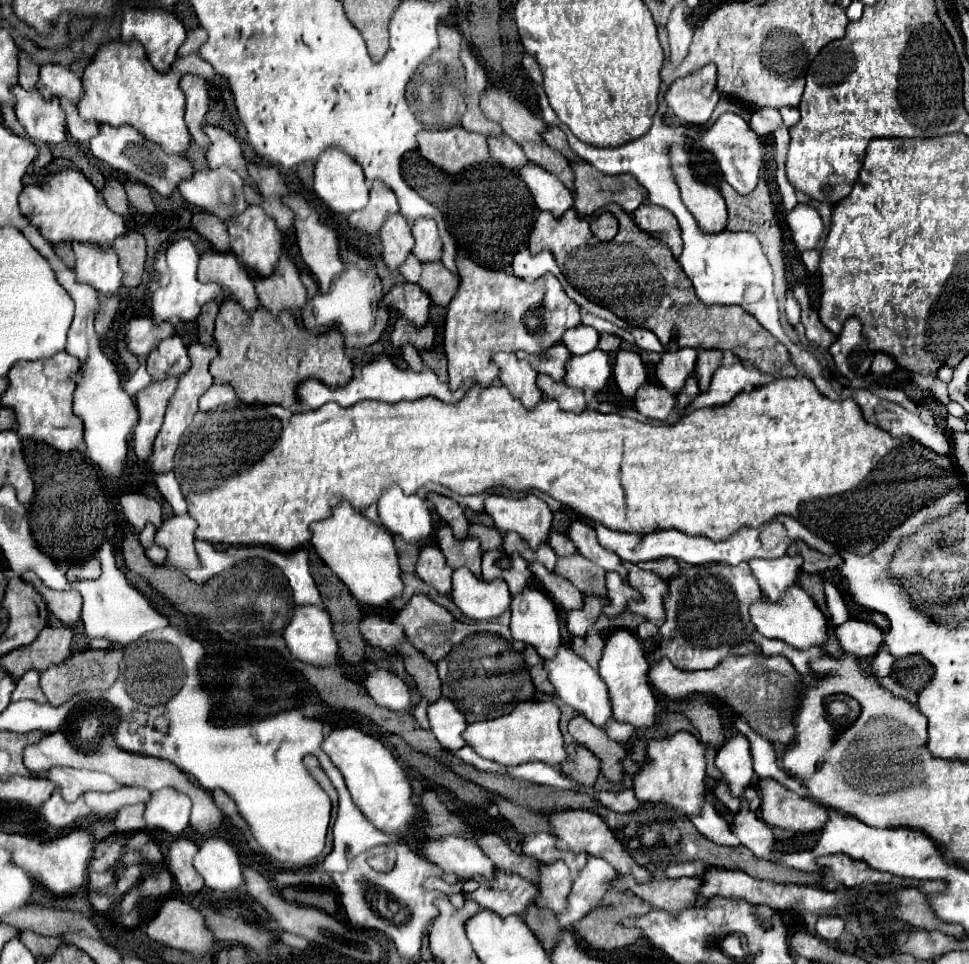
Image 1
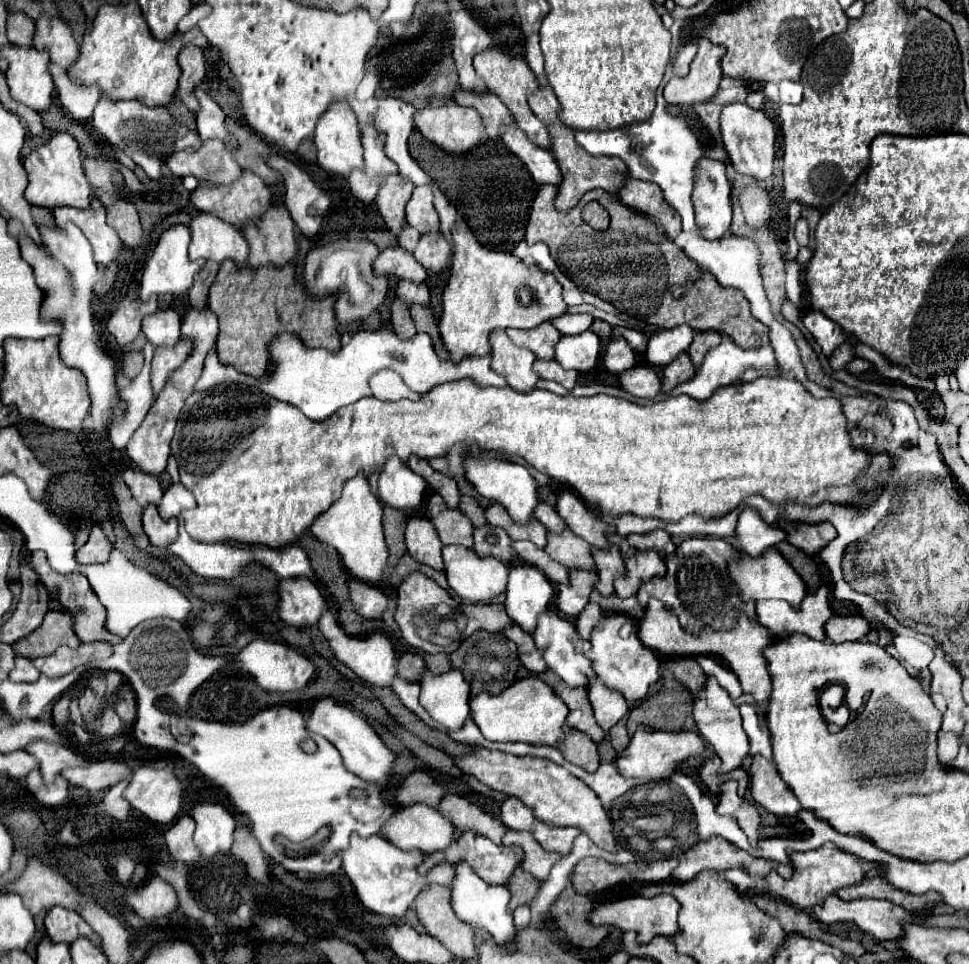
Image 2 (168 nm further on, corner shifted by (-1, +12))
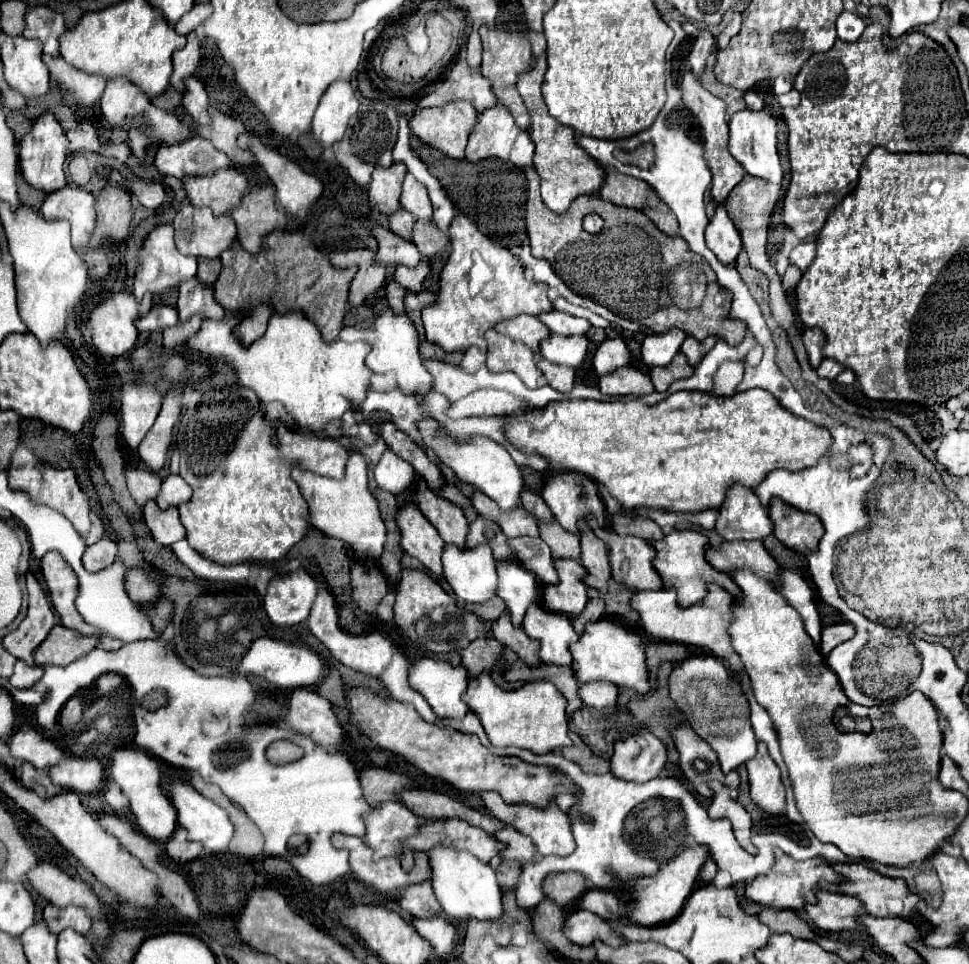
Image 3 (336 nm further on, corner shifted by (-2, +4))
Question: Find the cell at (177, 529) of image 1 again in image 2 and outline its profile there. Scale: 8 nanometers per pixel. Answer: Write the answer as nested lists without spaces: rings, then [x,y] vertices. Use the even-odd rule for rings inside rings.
[[[177,482],[177,484],[171,484],[165,490],[157,508],[159,508],[161,518],[165,518],[165,520],[167,518],[177,518],[181,514],[181,510],[195,508],[195,498],[181,482]]]

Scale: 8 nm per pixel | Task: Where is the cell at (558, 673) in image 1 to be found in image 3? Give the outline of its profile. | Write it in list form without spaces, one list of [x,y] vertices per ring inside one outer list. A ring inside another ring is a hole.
[[[534,604],[534,608],[526,612],[526,624],[522,624],[522,628],[540,644],[542,662],[568,668],[572,666],[570,642],[576,642],[578,634],[566,616],[554,616],[554,612]]]

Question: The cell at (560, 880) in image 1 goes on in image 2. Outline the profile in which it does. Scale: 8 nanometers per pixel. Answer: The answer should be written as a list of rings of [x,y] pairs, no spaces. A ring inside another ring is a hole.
[[[507,830],[503,836],[505,846],[519,846],[523,850],[523,860],[521,866],[533,874],[537,880],[545,880],[553,864],[559,860],[559,852],[547,852],[539,846],[539,842],[529,834],[529,832],[513,832]]]

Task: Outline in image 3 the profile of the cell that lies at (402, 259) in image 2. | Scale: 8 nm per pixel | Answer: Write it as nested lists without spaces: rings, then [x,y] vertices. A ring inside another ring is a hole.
[[[374,226],[372,234],[378,240],[378,254],[374,258],[378,266],[406,266],[406,268],[418,266],[420,254],[412,242],[402,240],[392,230],[382,226]]]

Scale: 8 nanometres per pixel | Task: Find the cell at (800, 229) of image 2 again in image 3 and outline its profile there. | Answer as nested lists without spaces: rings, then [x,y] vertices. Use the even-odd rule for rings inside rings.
[[[802,242],[798,244],[792,252],[790,252],[790,262],[796,264],[798,268],[802,268],[802,272],[806,272],[806,268],[810,266],[810,262],[816,256],[816,246],[814,242]]]

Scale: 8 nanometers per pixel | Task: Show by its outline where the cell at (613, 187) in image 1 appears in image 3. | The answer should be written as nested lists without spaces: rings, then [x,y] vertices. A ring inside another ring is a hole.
[[[542,54],[530,68],[530,72],[522,74],[518,80],[518,92],[524,98],[524,104],[530,112],[530,136],[532,142],[536,144],[536,156],[534,156],[534,168],[540,176],[540,186],[542,186],[542,200],[544,204],[556,212],[564,214],[568,212],[570,204],[582,196],[582,194],[596,194],[604,182],[606,182],[606,170],[604,166],[594,160],[590,154],[586,154],[582,148],[576,144],[574,130],[560,124],[548,114],[544,96],[542,96],[542,84],[544,84],[544,74],[546,74],[546,56]]]

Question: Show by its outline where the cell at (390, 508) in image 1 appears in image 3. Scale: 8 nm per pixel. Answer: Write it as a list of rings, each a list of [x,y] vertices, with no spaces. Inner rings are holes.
[[[386,450],[380,458],[380,462],[376,464],[374,476],[376,476],[378,488],[398,496],[414,484],[416,474],[414,474],[414,468],[410,468],[410,464],[406,464],[406,460],[402,460],[398,454]]]

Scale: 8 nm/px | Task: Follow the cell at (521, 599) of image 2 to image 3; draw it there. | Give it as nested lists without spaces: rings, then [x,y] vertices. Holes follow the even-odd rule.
[[[512,560],[498,562],[498,578],[498,596],[506,602],[514,628],[522,628],[526,610],[540,596],[540,584],[530,572]]]

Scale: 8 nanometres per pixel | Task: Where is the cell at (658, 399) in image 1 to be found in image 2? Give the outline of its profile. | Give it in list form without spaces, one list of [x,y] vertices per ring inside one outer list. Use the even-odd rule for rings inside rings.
[[[635,366],[619,376],[619,386],[633,396],[655,398],[661,390],[661,378],[653,368]]]

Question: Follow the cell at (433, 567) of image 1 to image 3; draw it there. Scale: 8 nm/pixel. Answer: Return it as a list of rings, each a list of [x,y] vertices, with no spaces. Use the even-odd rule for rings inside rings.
[[[406,504],[398,510],[398,528],[402,534],[402,548],[406,554],[418,558],[426,570],[436,576],[442,576],[442,552],[444,542],[438,536],[436,528],[422,516],[414,504]]]

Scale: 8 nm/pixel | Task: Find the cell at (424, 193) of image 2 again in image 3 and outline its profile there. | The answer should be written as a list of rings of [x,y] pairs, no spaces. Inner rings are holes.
[[[410,174],[402,186],[402,208],[408,210],[416,220],[432,220],[432,202],[428,198],[428,190]]]

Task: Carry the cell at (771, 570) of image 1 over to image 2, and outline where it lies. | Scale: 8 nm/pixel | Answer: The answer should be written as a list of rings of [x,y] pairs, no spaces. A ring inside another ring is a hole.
[[[743,508],[743,512],[739,514],[739,520],[737,520],[737,526],[735,526],[735,538],[739,540],[739,548],[745,550],[747,554],[751,556],[759,556],[763,550],[775,546],[777,542],[785,540],[785,532],[777,526],[777,524],[767,524],[761,514],[755,510],[755,508]]]

